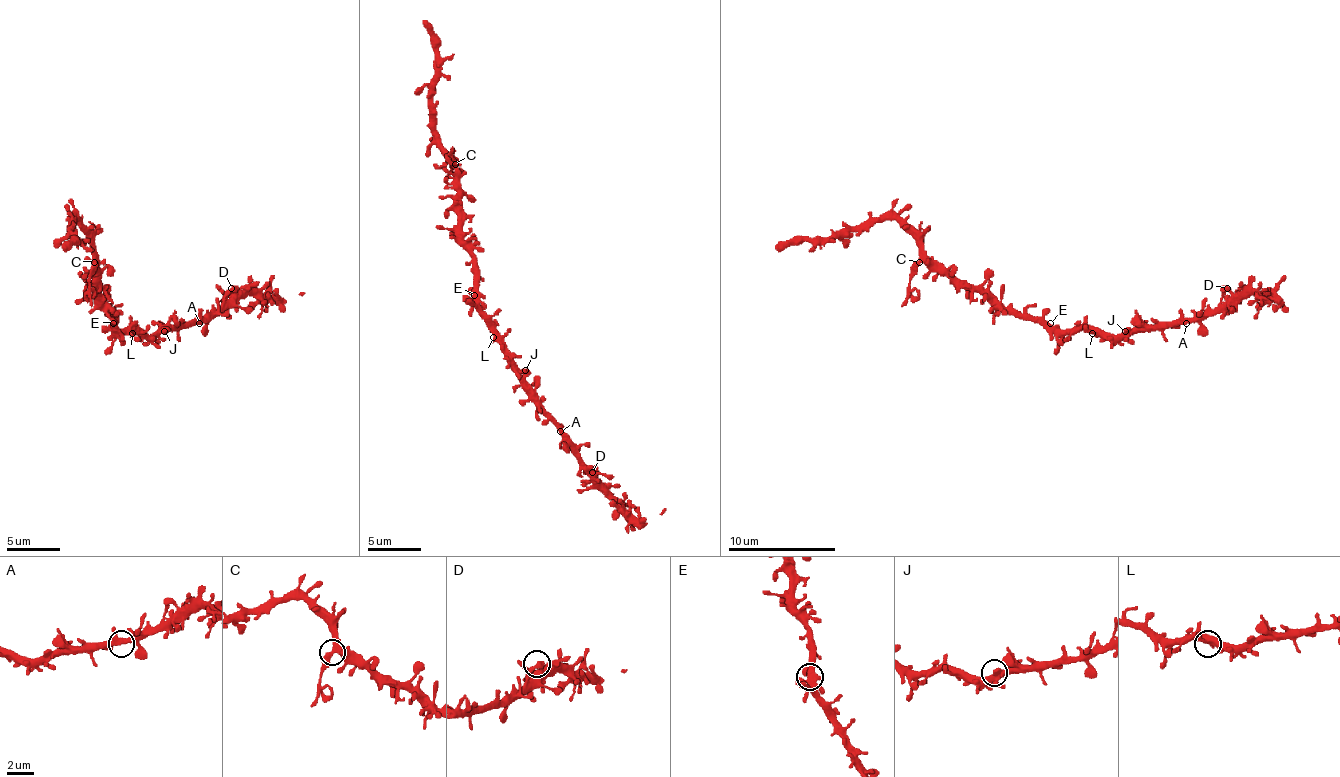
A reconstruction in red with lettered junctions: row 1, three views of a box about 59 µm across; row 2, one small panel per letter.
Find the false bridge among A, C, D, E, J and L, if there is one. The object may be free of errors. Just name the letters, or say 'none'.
C

